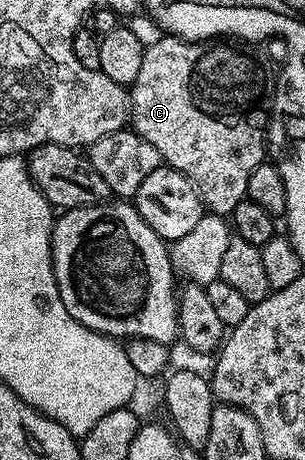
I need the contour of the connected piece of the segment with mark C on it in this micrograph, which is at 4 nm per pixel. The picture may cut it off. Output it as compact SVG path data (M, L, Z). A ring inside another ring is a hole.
M165 35L153 43L153 47L143 50L141 72L129 87L130 128L149 139L149 143L157 147L162 164L172 165L186 175L197 187L204 206L220 215L229 215L237 203L244 201L249 175L253 175L258 165L264 164L269 153L267 134L277 73L267 66L265 58L247 49L250 48L223 39L185 41Z

